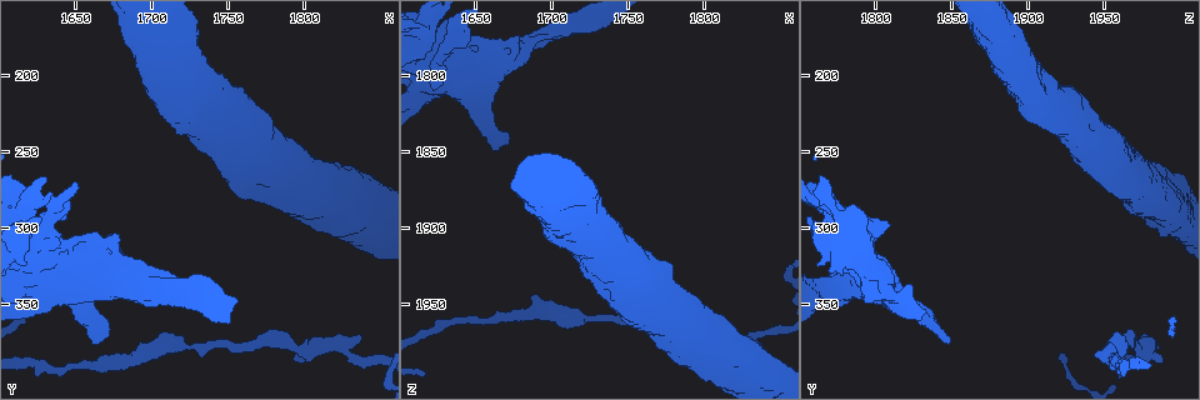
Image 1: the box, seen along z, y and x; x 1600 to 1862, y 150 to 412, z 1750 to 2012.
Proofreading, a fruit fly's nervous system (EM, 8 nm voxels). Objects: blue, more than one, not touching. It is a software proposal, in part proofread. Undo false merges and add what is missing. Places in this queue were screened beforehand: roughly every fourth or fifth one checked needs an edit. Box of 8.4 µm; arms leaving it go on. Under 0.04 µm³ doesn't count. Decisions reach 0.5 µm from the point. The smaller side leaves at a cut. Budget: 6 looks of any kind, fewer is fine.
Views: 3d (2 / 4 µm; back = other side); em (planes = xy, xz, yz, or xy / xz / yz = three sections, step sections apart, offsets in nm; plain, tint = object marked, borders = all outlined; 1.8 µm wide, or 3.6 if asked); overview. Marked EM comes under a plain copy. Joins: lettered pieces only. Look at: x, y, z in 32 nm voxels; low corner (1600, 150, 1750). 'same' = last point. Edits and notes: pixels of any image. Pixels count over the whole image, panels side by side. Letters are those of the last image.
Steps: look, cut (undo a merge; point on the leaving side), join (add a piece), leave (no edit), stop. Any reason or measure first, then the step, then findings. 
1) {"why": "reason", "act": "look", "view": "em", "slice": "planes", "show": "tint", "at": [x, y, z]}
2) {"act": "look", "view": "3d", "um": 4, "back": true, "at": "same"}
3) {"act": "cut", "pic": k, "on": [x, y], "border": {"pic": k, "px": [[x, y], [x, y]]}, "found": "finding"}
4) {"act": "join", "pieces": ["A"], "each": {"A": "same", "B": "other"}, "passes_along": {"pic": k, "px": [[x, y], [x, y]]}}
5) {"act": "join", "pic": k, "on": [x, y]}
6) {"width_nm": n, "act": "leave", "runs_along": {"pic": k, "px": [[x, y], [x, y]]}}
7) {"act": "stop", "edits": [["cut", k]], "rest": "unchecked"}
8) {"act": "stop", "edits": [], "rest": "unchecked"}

{"why": "an open end", "act": "look", "view": "3d", "um": 4, "back": true, "at": [1660, 376, 1850]}

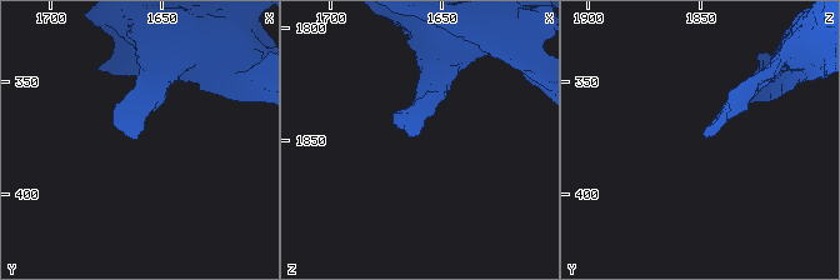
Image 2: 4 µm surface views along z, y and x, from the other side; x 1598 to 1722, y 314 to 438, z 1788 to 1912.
{"act": "look", "view": "em", "slice": "xz", "step": 16, "show": "tint", "at": [1660, 375, 1849]}

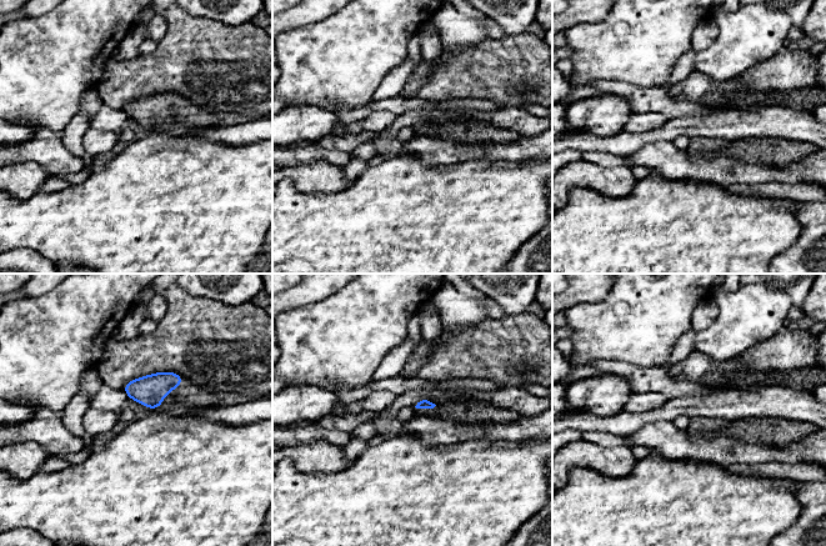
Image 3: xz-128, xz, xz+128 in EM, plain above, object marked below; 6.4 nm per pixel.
{"why": "cut it another way", "act": "look", "view": "em", "slice": "planes", "show": "borders", "at": "same"}

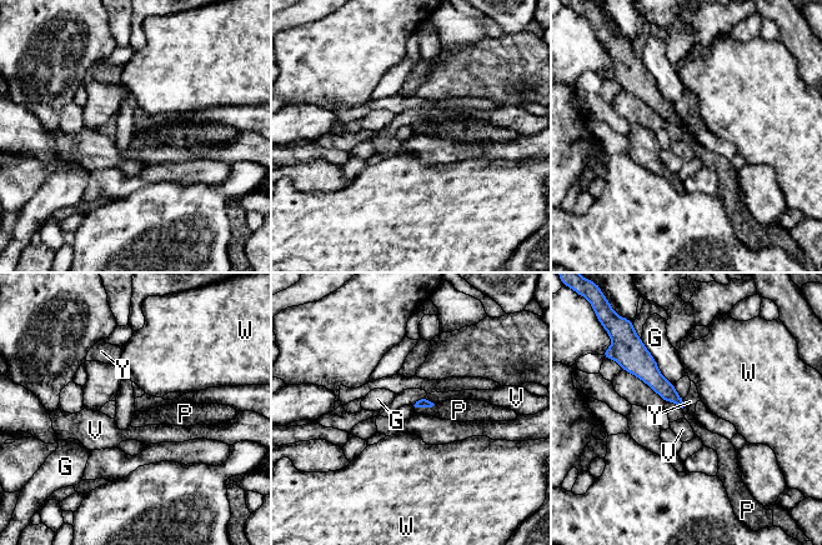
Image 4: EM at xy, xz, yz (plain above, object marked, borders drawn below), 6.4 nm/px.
{"act": "join", "pieces": ["P"], "each": {"G": "other", "P": "same", "V": "other", "W": "other", "Y": "other"}, "passes_along": {"pic": 4, "px": [[422, 403], [425, 406], [459, 410]]}, "found": "the cell continues"}

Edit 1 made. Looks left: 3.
{"why": "thick turns thin", "act": "look", "view": "em", "um": 3.6, "slice": "yz", "step": 4, "show": "tint", "at": [1616, 284, 1770]}

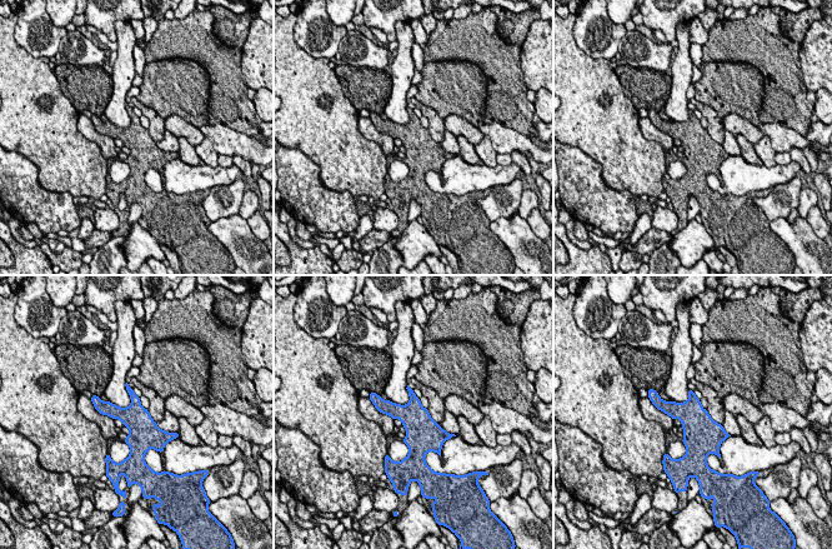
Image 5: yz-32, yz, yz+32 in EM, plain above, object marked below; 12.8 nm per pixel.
{"why": "what lies round it", "act": "look", "view": "em", "um": 3.6, "slice": "yz", "step": 4, "show": "borders", "at": "same"}

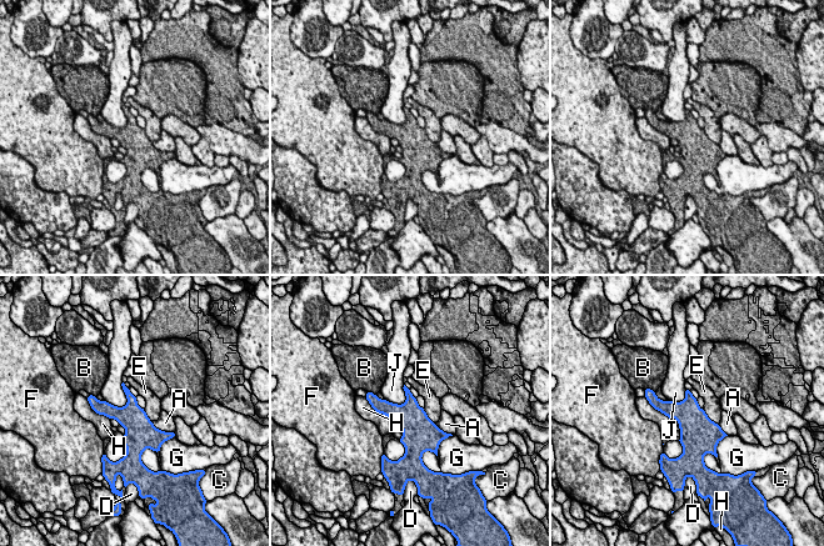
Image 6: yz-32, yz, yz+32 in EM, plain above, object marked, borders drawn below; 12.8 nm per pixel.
{"longest_contact_nm": ["H", 360], "act": "leave", "each": {"A": "other", "B": "other", "C": "other", "D": "other", "E": "other", "F": "other", "G": "other", "H": "other", "J": "other"}, "border": {"pic": 6, "px": [[123, 382], [126, 404], [106, 402]]}, "found": "one cell here"}

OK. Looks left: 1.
{"act": "stop", "edits": [["join", 4]], "rest": "unchecked"}

